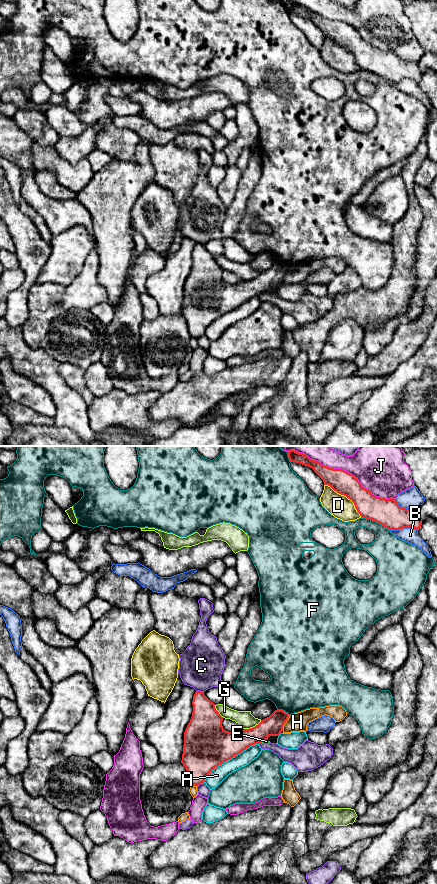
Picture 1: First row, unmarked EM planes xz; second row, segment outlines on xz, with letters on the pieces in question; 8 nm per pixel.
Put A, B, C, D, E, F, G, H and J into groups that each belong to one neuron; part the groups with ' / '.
A / B / C E / D / F / G / H / J

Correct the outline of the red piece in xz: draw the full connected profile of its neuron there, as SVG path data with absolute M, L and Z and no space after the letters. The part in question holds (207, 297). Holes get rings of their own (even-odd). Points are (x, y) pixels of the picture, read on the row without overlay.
M195 244L192 257L181 312L192 338L204 335L212 322L250 298L268 292L269 288L279 288L290 268L283 262L275 262L253 280L229 284L223 280L223 269L215 256L204 244Z

